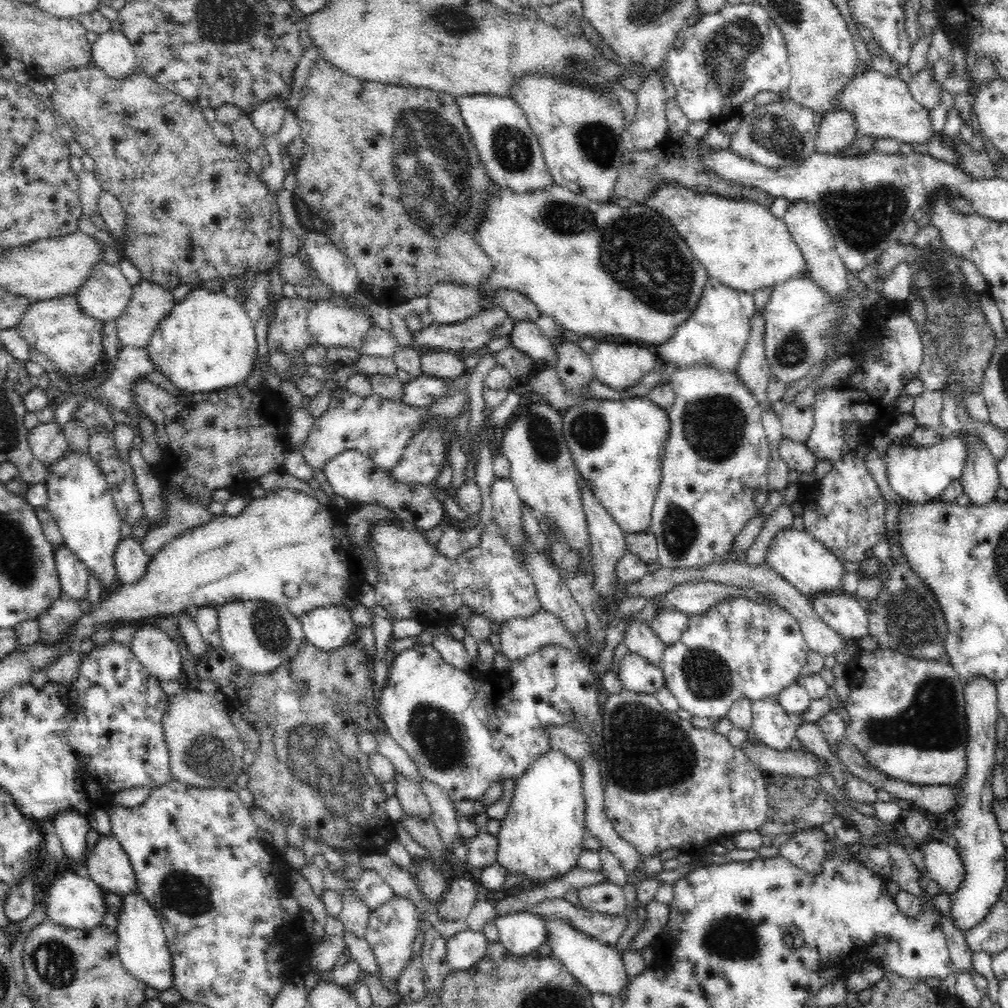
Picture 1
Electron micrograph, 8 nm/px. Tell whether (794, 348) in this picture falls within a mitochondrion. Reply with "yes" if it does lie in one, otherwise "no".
yes

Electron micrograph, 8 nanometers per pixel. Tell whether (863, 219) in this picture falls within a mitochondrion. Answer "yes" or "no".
yes

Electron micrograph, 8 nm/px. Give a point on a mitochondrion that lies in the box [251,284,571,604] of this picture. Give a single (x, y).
(547, 447)

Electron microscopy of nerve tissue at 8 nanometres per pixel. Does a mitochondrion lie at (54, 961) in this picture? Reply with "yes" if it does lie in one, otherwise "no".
yes

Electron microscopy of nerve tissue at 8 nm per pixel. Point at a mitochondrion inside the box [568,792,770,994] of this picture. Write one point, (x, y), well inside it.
(729, 939)

